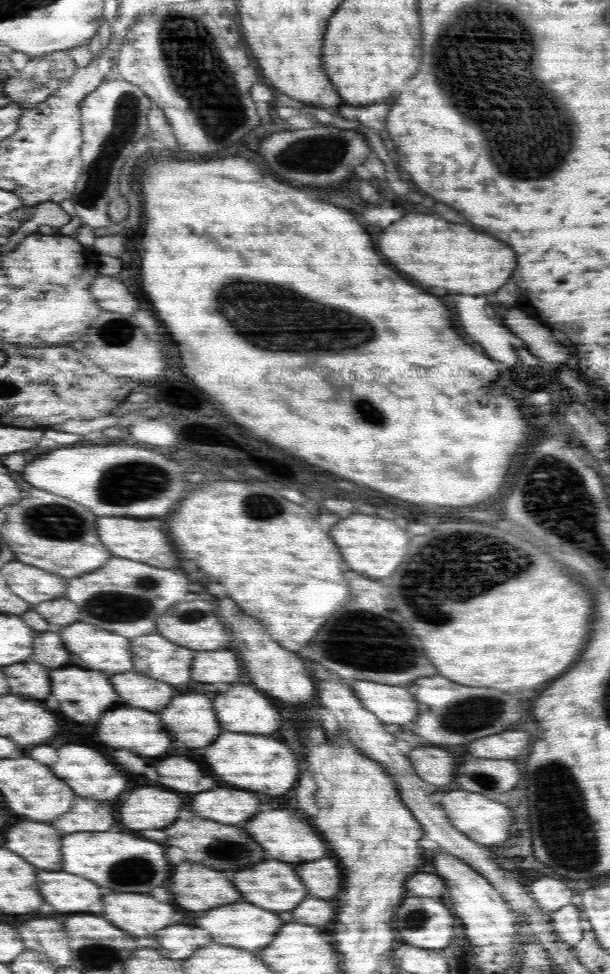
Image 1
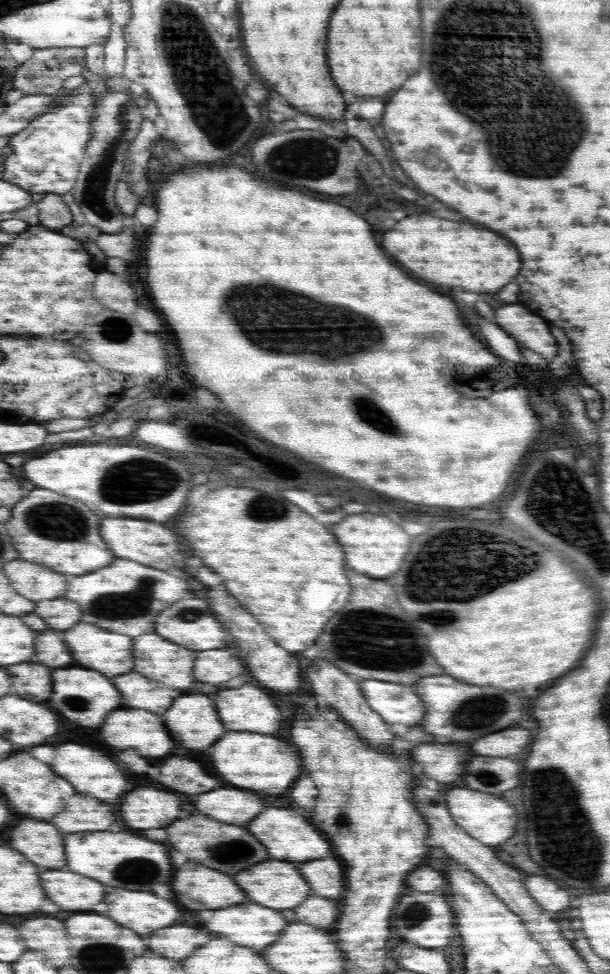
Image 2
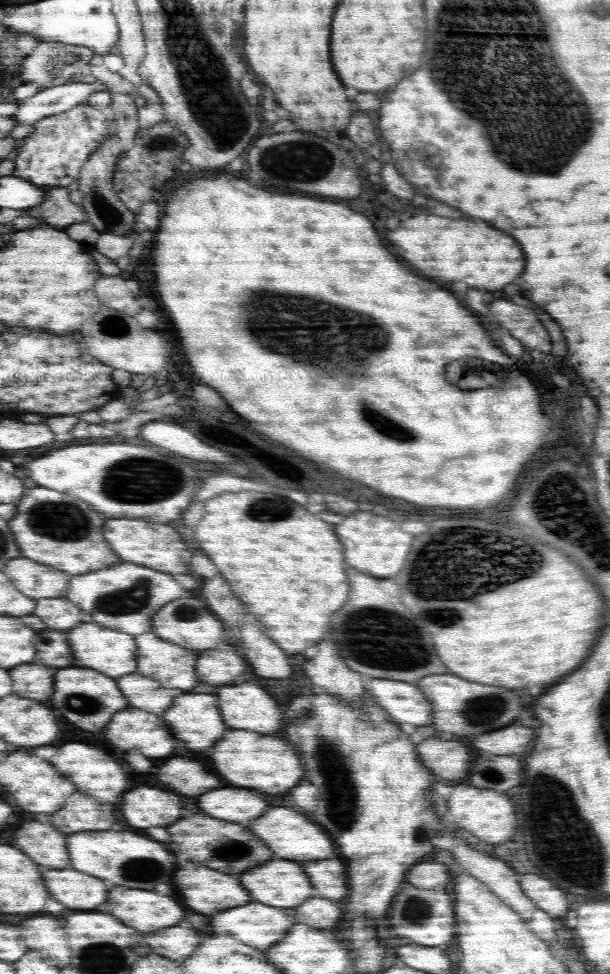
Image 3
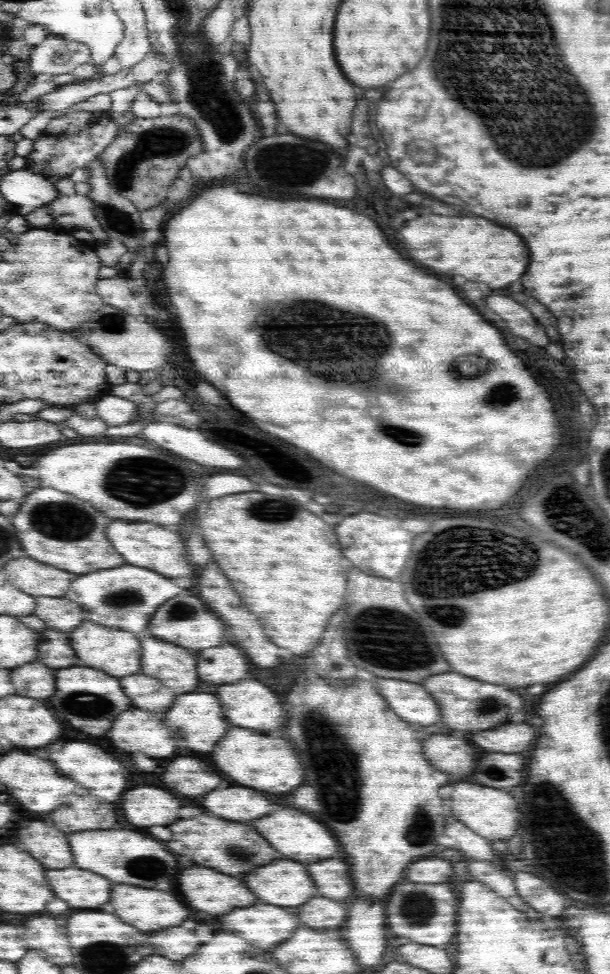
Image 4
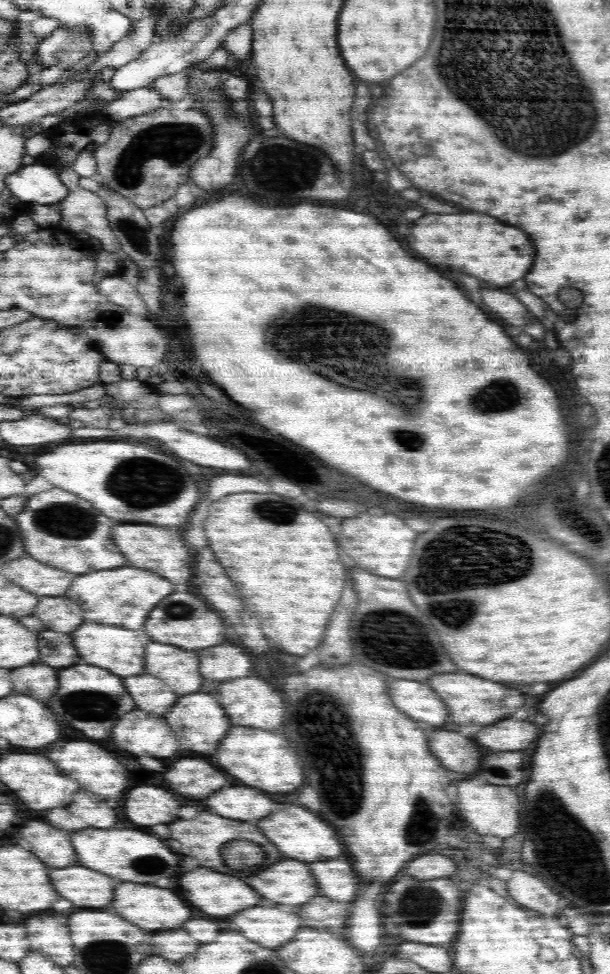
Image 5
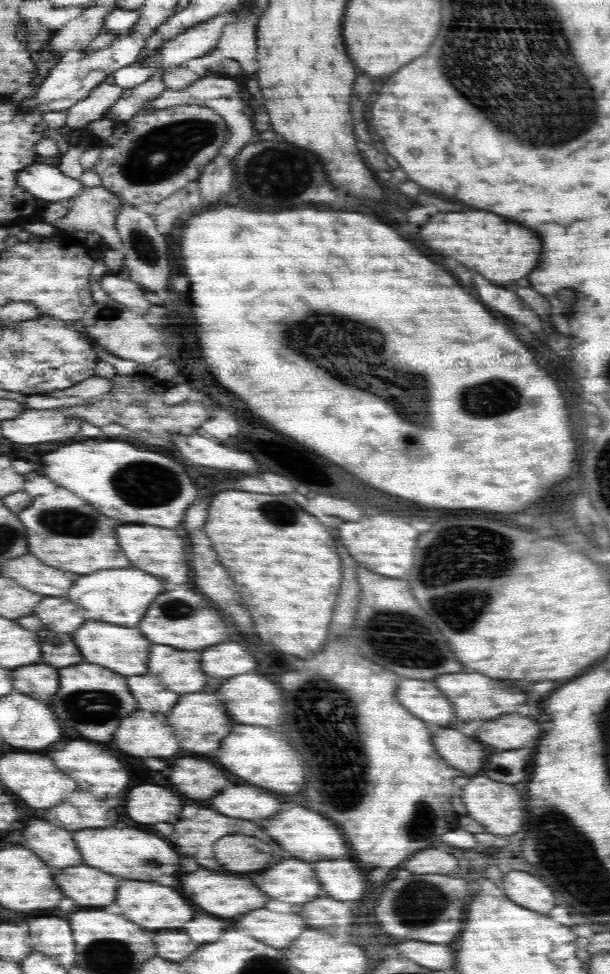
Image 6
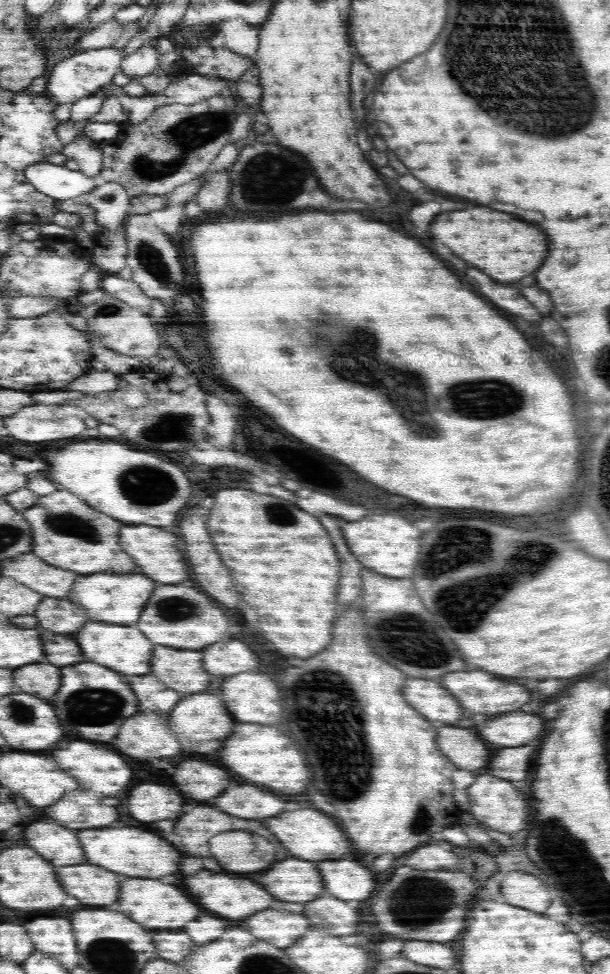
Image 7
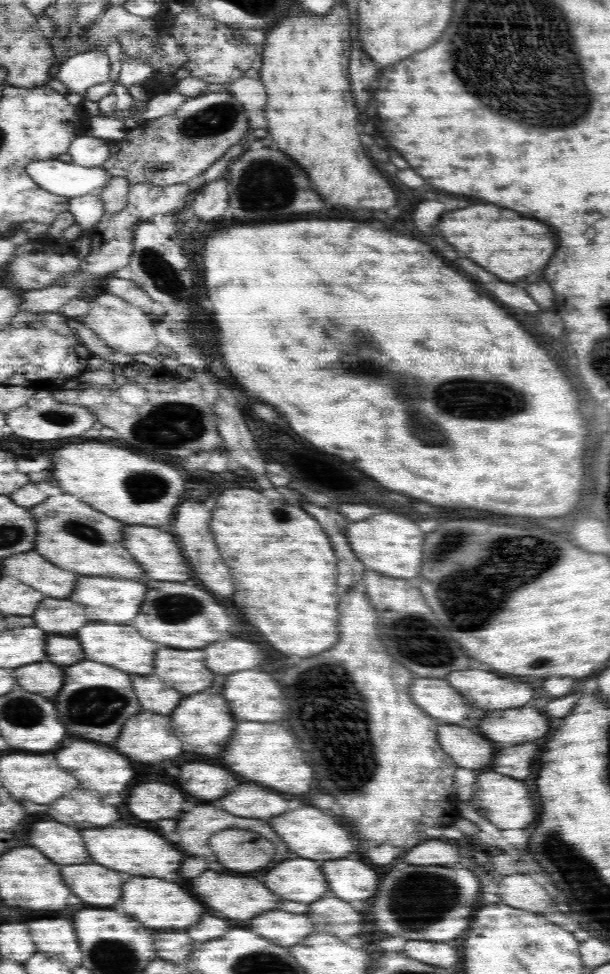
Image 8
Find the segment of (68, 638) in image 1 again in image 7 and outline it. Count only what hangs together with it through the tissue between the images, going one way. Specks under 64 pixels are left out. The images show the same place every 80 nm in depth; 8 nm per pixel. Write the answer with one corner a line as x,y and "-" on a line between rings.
86,622
80,630
74,632
74,640
80,644
84,660
98,662
102,666
112,668
114,672
122,674
150,674
150,660
154,644
136,628
122,626
122,624
100,624
100,622

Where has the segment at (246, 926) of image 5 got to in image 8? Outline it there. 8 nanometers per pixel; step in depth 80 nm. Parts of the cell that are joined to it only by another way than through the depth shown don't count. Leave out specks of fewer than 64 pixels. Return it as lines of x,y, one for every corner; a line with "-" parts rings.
270,910
252,920
242,922
244,926
252,926
256,934
272,940
281,947
300,944
310,932
312,922
304,914
290,914
284,910

